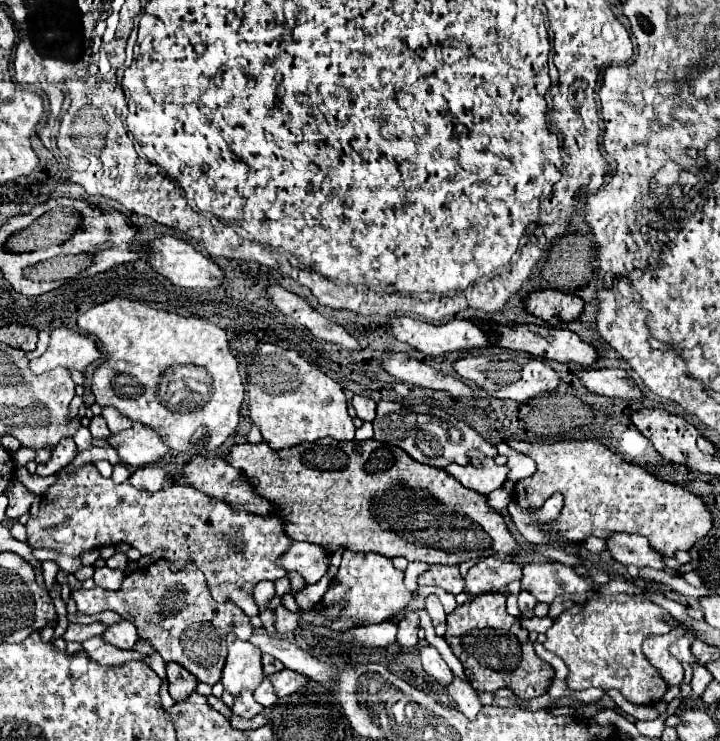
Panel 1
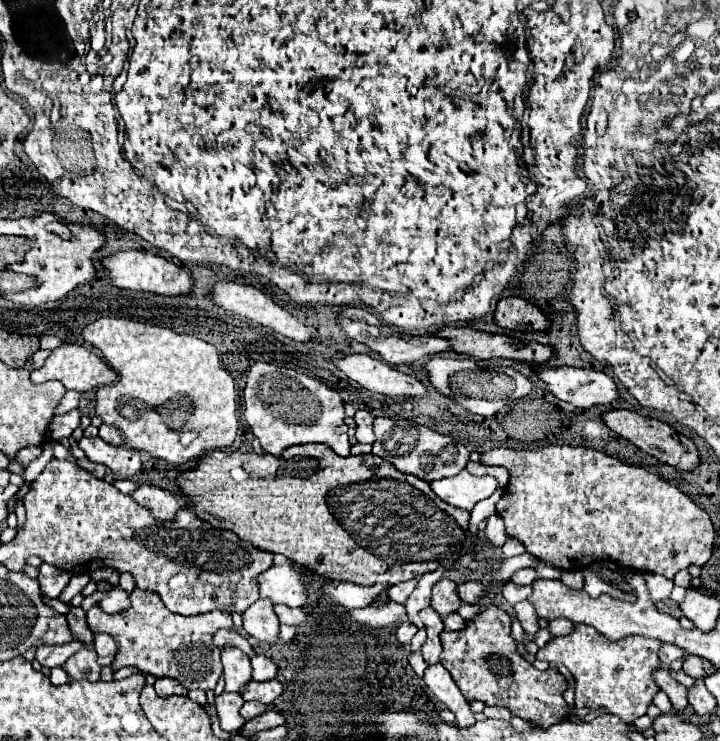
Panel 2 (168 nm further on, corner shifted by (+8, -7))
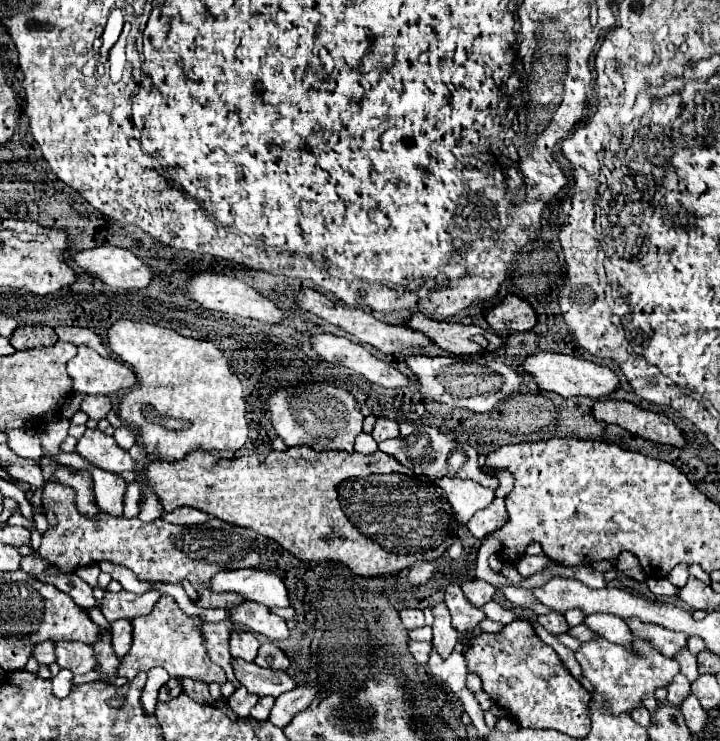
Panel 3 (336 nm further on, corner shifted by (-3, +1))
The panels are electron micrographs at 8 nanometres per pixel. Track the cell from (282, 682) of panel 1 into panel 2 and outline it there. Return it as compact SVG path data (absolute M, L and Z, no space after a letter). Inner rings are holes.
M250 680L250 684L242 692L244 700L258 700L262 704L272 704L274 698L278 698L280 694L282 694L280 680L268 680L268 682Z

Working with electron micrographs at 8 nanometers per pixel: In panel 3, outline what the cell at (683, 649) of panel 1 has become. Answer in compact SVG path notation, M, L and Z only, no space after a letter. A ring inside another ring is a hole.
M629 618L625 620L629 630L641 638L641 640L647 640L657 652L661 652L663 656L675 656L685 644L687 644L687 636L681 634L681 632L673 632L673 630L667 630L659 624L645 624L637 618Z

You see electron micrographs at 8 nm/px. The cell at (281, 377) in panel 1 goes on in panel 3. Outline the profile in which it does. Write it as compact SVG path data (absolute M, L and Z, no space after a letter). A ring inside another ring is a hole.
M307 384L291 390L275 390L269 400L271 422L287 446L309 446L317 452L347 450L353 452L355 438L363 430L363 416L355 398L331 384Z

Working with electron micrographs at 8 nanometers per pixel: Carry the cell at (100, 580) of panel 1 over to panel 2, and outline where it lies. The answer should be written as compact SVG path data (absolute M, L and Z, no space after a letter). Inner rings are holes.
M112 588L108 592L100 592L96 590L94 594L86 596L82 602L82 608L88 610L92 606L102 608L104 612L112 614L112 612L122 612L124 608L128 608L128 594L122 588Z

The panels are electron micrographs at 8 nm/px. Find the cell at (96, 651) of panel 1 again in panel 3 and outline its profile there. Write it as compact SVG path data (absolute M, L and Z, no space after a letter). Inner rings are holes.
M57 642L55 656L59 668L67 668L73 674L87 674L97 666L93 646L87 646L83 642Z

